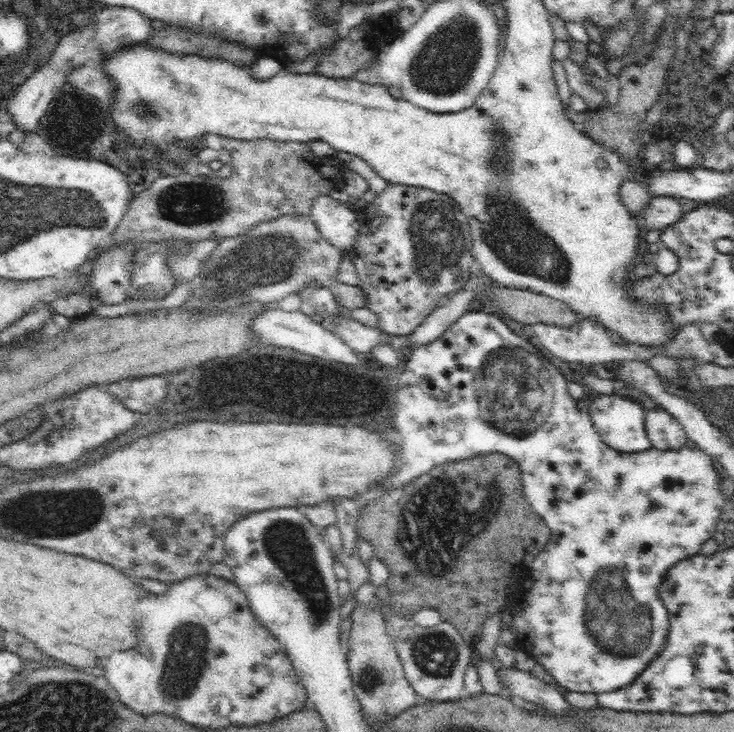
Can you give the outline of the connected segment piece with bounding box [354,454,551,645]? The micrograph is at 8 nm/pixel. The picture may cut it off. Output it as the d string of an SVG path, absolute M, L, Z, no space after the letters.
M488 454L488 456L468 458L466 460L466 470L464 470L462 460L452 462L452 464L448 462L436 465L425 474L419 474L418 477L413 478L411 482L405 485L392 486L385 496L366 502L358 519L354 522L354 528L357 542L364 540L364 542L371 543L377 559L390 568L391 576L386 585L392 593L392 607L394 607L394 610L409 617L414 616L414 613L420 612L420 610L436 610L436 614L440 614L442 620L455 623L459 633L465 636L466 643L471 645L477 642L478 636L481 634L481 628L484 626L484 620L495 610L504 606L508 597L508 587L512 586L512 582L514 582L514 572L524 569L522 560L528 554L538 556L551 539L550 525L546 523L546 519L542 515L533 512L528 498L523 494L522 476L520 476L518 464L512 458L504 456L504 454Z

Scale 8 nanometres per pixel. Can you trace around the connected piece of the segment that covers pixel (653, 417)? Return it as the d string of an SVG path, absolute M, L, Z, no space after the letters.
M662 408L645 413L644 430L649 445L658 450L680 450L688 444L688 435L680 421Z

